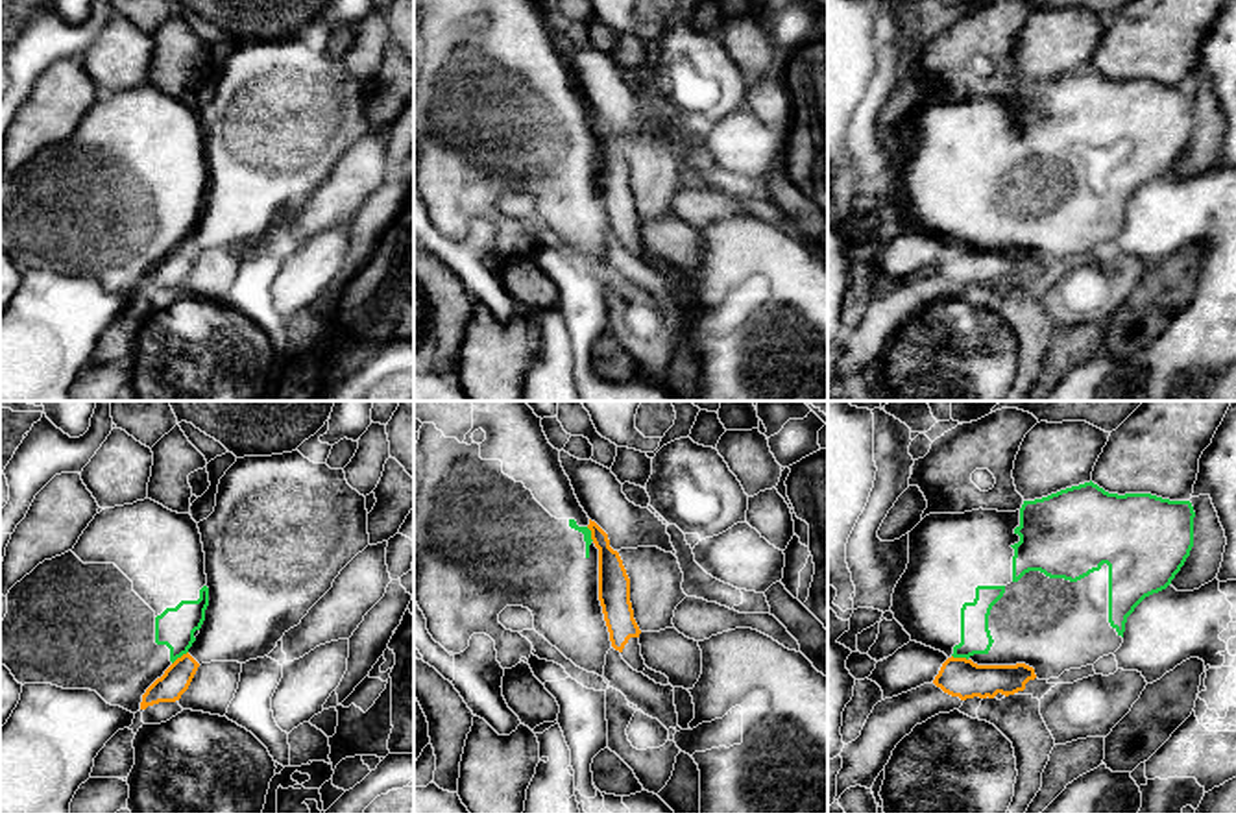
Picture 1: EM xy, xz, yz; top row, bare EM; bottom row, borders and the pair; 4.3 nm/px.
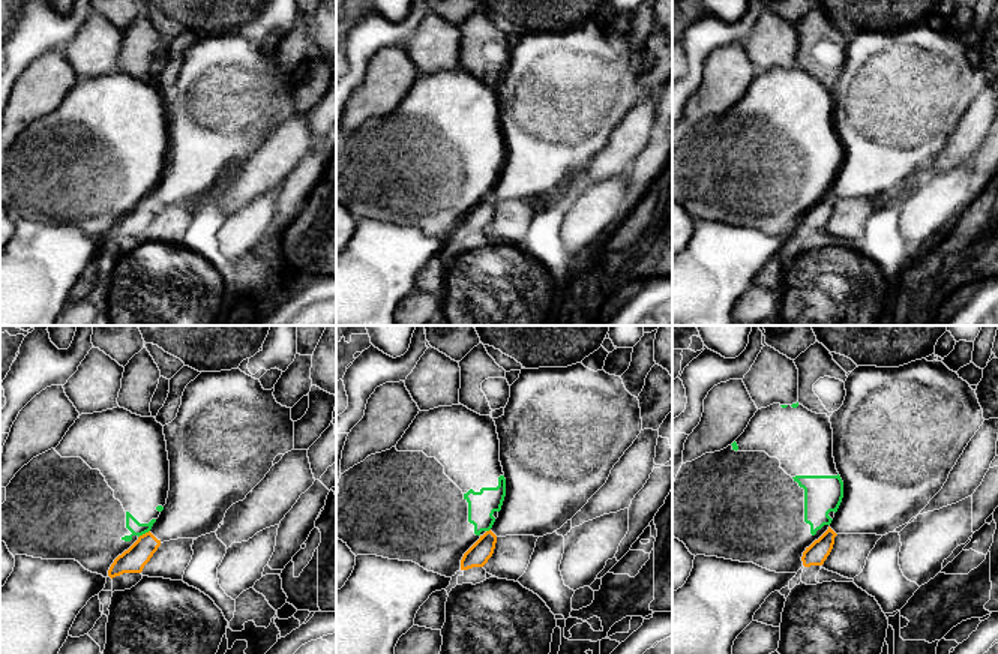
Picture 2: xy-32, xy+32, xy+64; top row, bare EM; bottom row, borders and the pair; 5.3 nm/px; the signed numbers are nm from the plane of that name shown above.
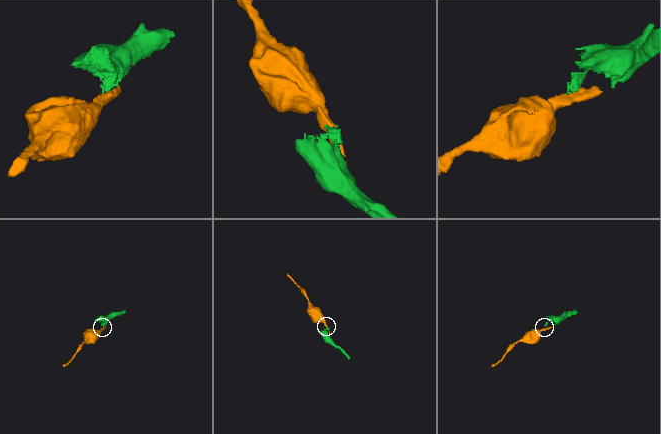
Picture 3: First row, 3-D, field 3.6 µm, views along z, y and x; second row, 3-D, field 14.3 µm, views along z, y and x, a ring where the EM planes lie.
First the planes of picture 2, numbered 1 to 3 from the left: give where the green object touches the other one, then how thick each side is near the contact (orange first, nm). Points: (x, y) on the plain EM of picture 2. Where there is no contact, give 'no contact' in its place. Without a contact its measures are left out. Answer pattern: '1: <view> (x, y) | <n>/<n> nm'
1: xy-32 (143, 198) | 130/70 nm
2: xy+32 (489, 194) | 120/150 nm
3: no contact

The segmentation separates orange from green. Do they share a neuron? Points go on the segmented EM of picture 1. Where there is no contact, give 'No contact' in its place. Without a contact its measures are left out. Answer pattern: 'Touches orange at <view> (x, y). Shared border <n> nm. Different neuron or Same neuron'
Touches orange at xy (181, 656). Shared border 90 nm. Different neuron

